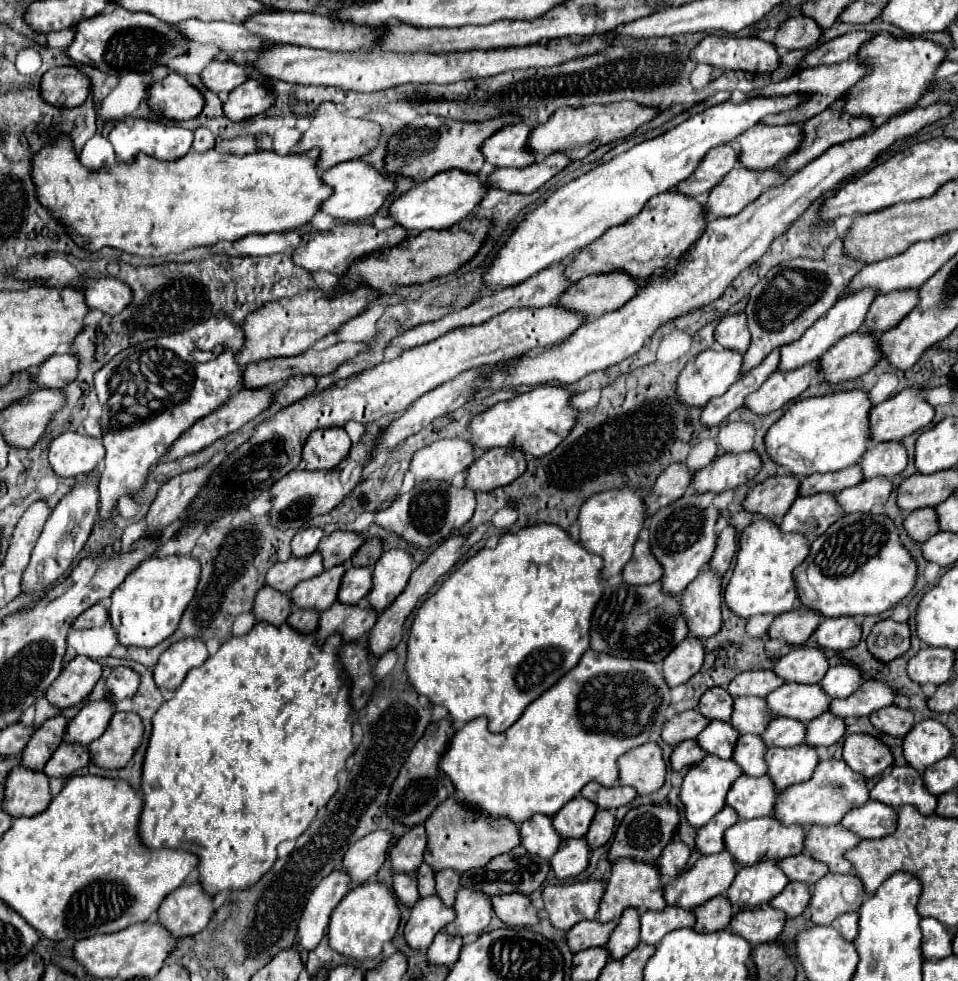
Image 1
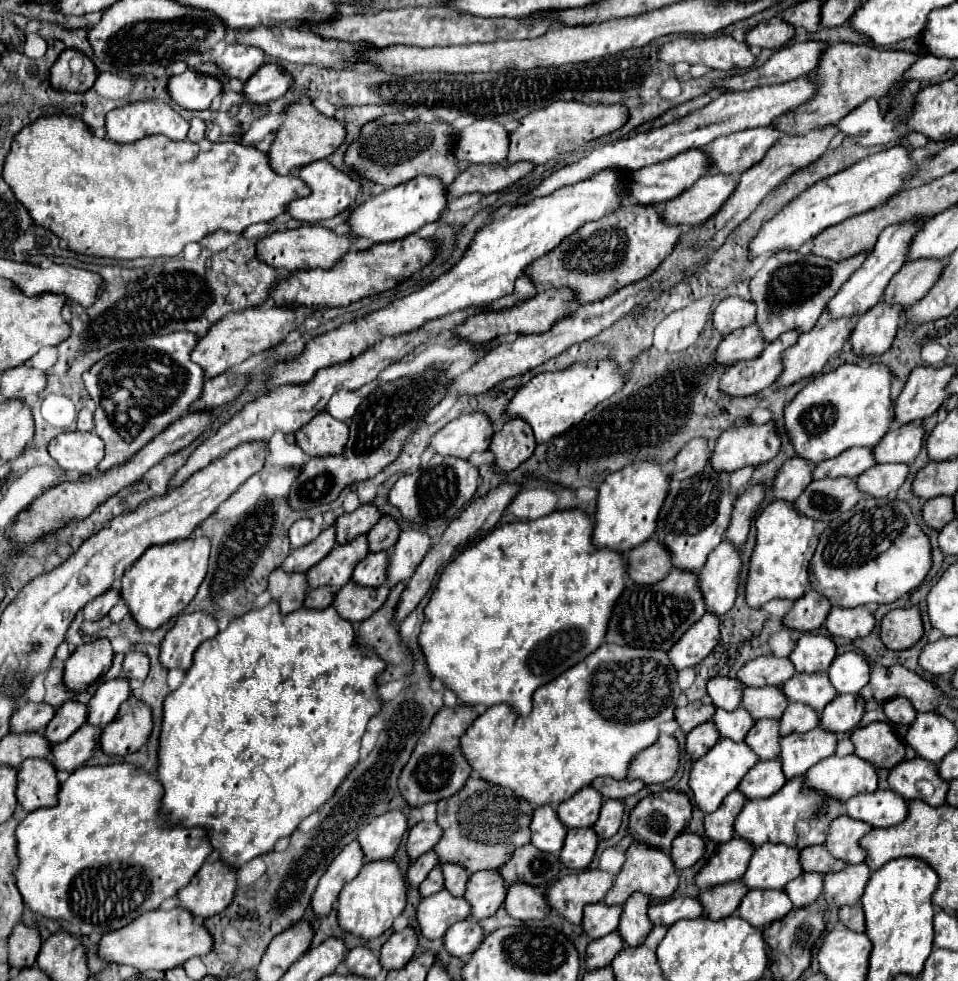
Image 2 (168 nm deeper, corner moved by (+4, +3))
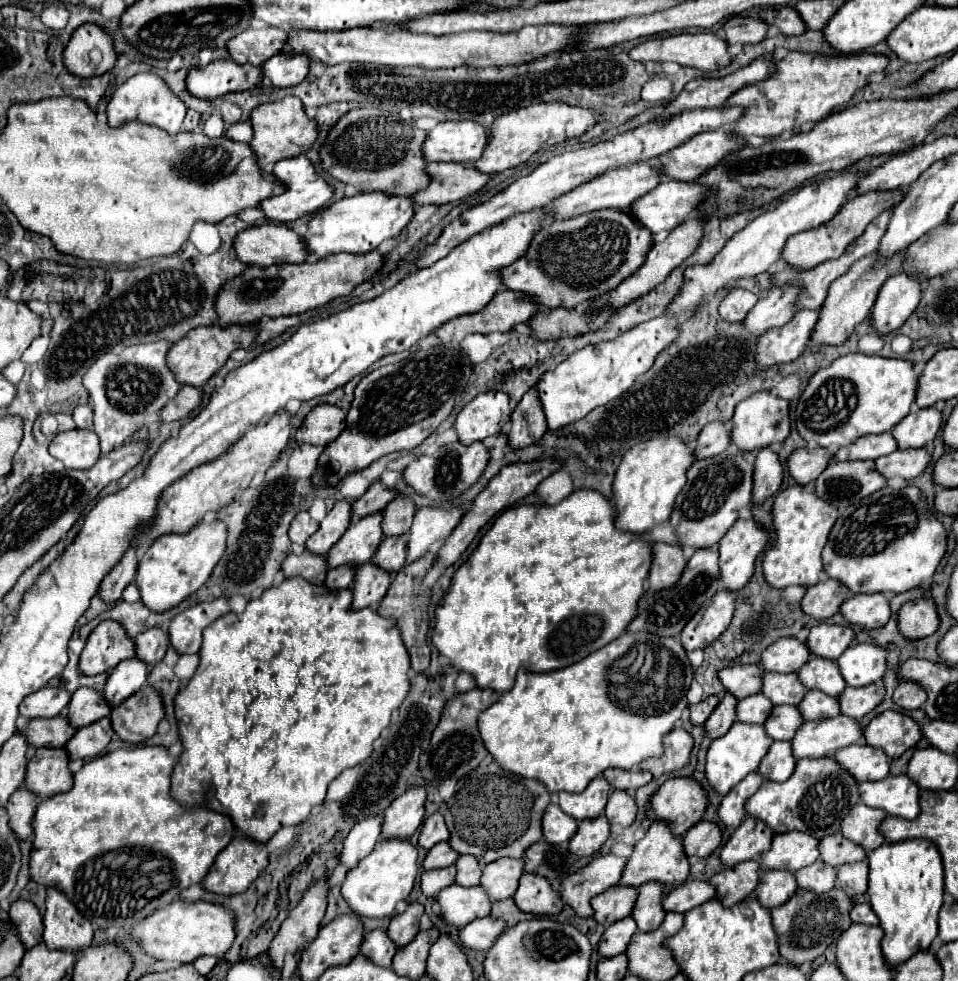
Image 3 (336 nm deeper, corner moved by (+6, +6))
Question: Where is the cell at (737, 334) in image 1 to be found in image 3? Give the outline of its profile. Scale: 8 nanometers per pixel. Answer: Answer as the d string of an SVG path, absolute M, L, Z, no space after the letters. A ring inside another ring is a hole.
M732 288L726 298L720 302L718 312L722 316L722 320L726 322L742 322L744 316L754 308L754 304L758 302L758 296L744 290L744 288Z

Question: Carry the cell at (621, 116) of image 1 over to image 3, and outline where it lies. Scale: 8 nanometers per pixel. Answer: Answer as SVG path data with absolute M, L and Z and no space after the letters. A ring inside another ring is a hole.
M562 102L532 104L526 108L512 110L494 120L494 124L490 128L486 152L482 154L482 160L474 162L474 168L478 168L484 174L498 174L508 168L516 168L542 148L560 144L566 138L582 136L588 128L602 122L602 118L604 118L602 112L596 112L592 108L580 108L580 106L570 106L570 104L562 104Z

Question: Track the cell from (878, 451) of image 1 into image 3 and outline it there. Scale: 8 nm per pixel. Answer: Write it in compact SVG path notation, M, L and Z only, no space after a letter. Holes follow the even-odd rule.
M914 408L892 430L892 436L898 442L898 450L924 448L926 444L930 444L940 430L940 422L942 414L938 408Z

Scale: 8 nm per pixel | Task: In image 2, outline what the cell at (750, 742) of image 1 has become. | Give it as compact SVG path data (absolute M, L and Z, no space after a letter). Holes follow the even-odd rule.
M760 719L744 739L762 759L776 759L780 753L780 719Z

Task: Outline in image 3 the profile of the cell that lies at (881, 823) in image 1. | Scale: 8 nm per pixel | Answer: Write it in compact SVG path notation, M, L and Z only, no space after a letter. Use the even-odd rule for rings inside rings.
M906 774L886 776L878 782L862 782L858 790L866 806L882 808L888 816L914 820L920 812L918 786Z

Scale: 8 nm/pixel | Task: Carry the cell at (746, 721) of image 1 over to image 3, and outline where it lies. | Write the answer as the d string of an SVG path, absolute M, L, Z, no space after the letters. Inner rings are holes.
M766 672L762 676L762 690L760 690L774 706L778 704L790 704L798 706L802 696L806 694L806 688L798 684L796 674L774 674Z

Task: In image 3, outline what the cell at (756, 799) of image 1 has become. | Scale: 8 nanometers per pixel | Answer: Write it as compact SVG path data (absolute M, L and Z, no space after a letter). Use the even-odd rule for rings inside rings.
M772 742L768 754L762 758L762 762L760 762L756 772L764 780L784 782L792 774L794 766L796 766L796 760L792 758L790 742Z

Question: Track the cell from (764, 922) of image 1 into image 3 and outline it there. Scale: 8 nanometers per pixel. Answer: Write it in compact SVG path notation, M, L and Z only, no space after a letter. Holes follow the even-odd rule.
M782 870L762 872L762 878L754 890L758 902L766 910L772 910L772 908L784 904L784 900L790 900L790 896L794 896L794 892L796 892L794 874L782 872Z

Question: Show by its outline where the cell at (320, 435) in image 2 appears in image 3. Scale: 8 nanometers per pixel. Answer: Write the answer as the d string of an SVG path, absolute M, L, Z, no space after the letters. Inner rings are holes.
M320 404L304 418L302 426L296 432L298 444L326 446L334 442L346 428L346 414L332 404Z

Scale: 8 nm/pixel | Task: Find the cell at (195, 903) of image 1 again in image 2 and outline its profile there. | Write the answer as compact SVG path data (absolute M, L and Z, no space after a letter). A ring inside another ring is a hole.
M210 859L194 875L188 887L178 891L180 905L196 917L206 919L224 911L236 891L236 869L224 865L220 859Z

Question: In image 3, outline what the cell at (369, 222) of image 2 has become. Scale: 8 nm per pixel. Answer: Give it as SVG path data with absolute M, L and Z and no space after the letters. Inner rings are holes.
M360 192L352 198L342 198L334 202L330 208L322 210L322 214L310 220L304 242L312 258L316 260L334 252L364 254L376 250L382 240L398 236L410 224L412 216L414 216L412 196L382 196L382 192Z

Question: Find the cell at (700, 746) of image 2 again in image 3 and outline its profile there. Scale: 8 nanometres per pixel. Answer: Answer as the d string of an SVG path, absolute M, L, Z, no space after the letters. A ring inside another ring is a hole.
M726 694L722 698L722 702L716 706L716 710L710 714L706 726L704 726L704 732L710 740L716 740L718 736L724 736L728 732L728 728L732 726L734 722L734 706L736 706L736 698L730 694Z

